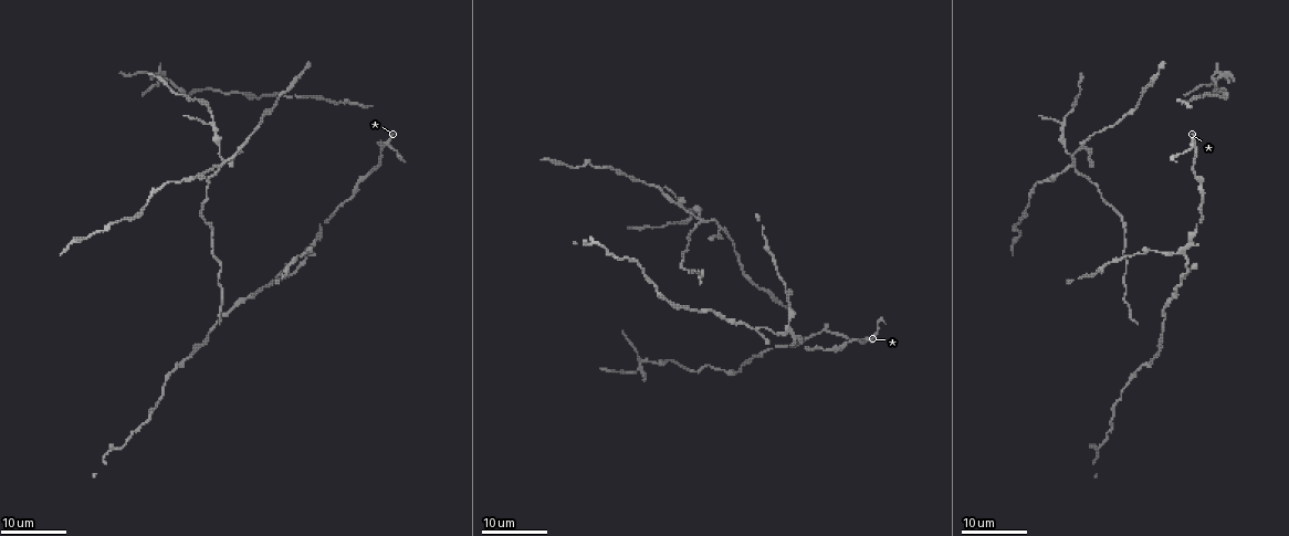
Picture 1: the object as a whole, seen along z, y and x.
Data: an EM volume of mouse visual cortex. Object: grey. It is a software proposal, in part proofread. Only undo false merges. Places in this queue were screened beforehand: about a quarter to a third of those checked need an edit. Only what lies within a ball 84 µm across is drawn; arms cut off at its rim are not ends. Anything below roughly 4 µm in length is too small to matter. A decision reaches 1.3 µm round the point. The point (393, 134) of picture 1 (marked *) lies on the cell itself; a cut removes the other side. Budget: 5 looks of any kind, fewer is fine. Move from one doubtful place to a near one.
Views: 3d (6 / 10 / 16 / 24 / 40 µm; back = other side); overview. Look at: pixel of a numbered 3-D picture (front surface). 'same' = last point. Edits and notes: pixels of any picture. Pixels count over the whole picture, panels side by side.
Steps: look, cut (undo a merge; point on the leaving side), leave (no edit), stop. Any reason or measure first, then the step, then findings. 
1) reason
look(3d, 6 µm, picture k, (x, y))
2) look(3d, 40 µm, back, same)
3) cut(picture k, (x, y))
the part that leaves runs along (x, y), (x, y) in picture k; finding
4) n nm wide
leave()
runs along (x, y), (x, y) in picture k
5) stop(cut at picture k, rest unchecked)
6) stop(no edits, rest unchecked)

three arms meet
look(3d, 24 µm, picture 1, (639, 360))

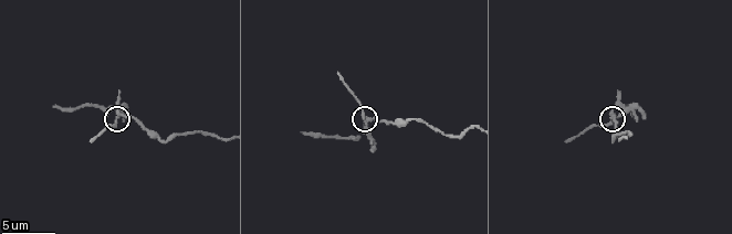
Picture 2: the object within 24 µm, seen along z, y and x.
look(3d, 10 µm, picture 2, (118, 114))

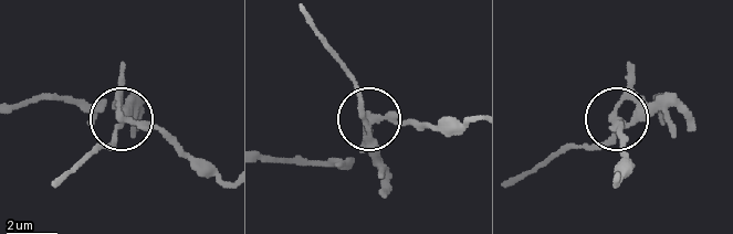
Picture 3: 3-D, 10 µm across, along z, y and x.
200 nm wide
cut(picture 3, (118, 99))
the part that leaves runs along (375, 116), (365, 114), (354, 77), (307, 14) in picture 3; a second cell is stuck on

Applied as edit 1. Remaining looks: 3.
redraw
look(overview)

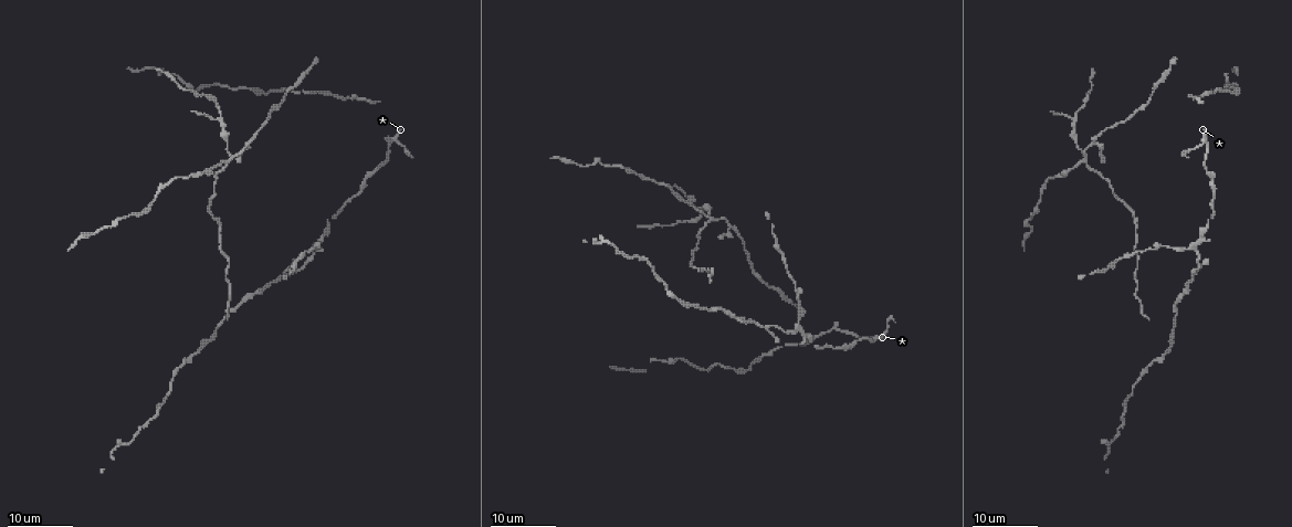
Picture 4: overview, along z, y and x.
three-way junction
look(3d, 16 µm, picture 4, (684, 200))

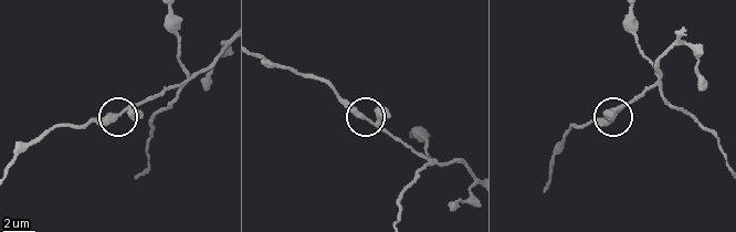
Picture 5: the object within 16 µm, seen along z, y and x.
closer look
look(3d, 6 µm, picture 5, (365, 120))

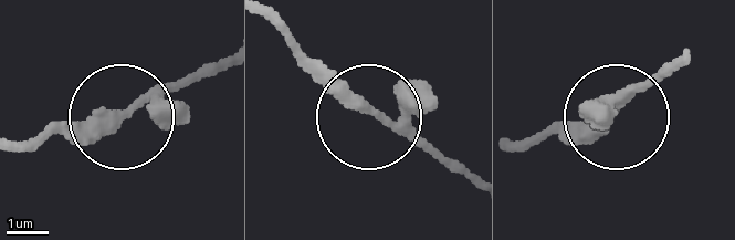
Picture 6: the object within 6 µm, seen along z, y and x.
3 arms
leave()
continuous, no second cell

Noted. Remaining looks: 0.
stop(cut at picture 3, rest unchecked)

